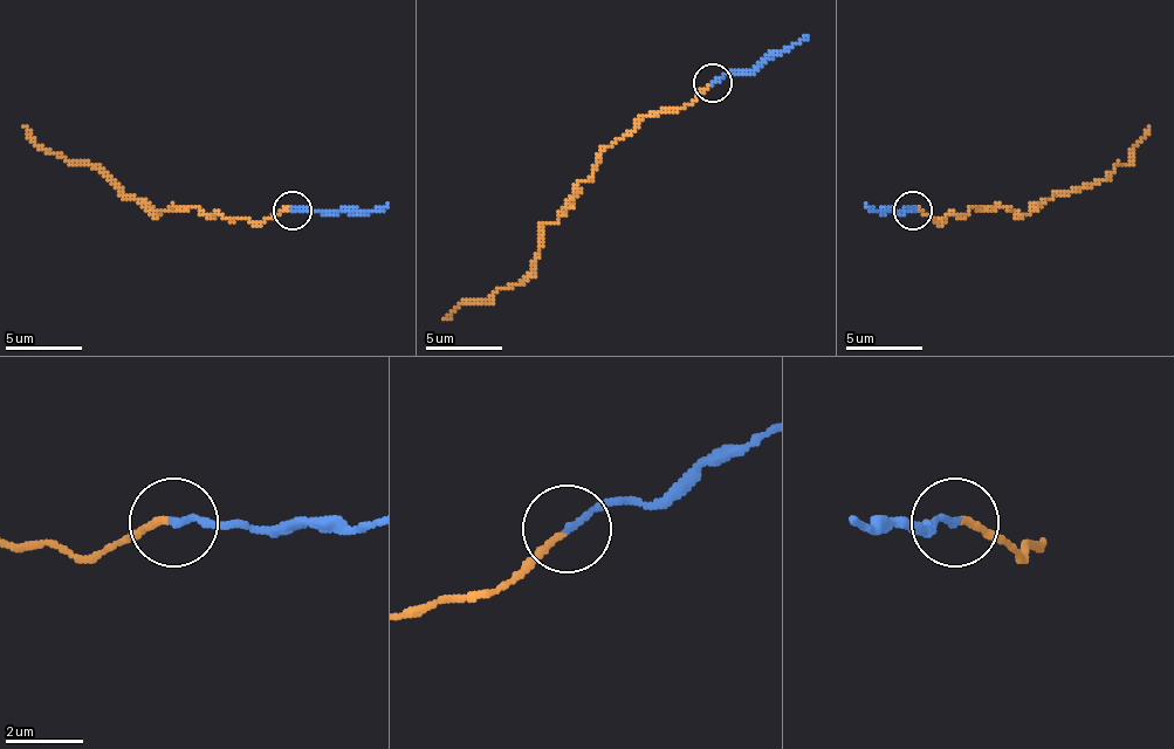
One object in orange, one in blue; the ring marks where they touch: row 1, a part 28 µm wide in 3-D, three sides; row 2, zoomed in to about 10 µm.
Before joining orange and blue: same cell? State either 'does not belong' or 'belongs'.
belongs

